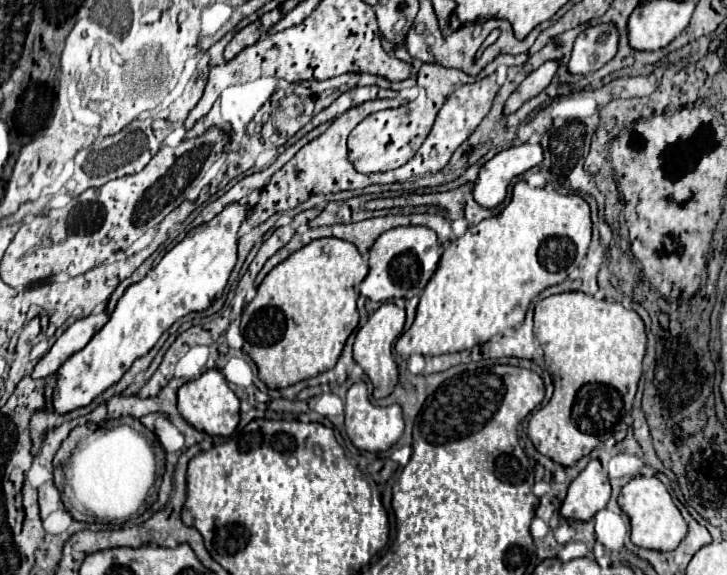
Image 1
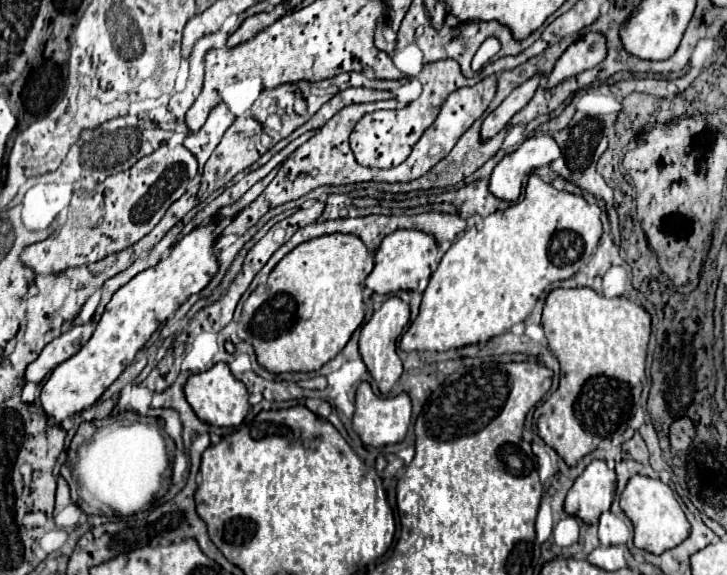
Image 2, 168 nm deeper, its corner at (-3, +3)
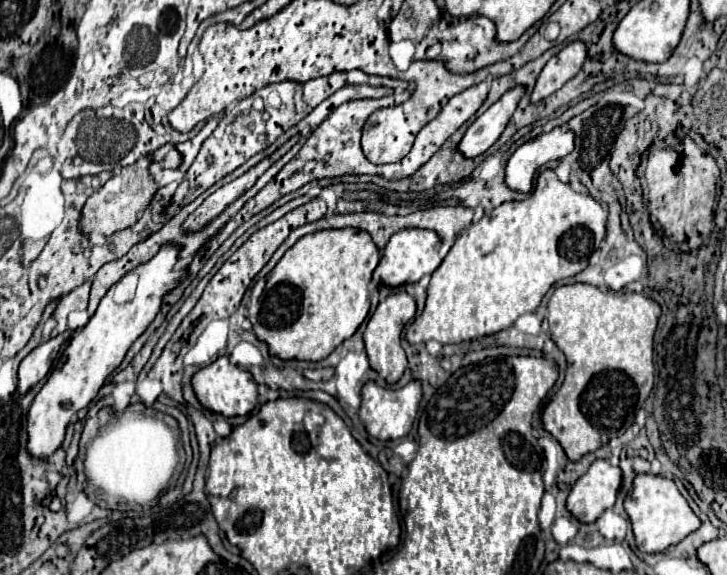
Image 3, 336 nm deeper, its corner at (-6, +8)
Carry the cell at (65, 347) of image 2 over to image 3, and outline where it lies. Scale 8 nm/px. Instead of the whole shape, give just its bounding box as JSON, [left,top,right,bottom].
[17,330,73,392]

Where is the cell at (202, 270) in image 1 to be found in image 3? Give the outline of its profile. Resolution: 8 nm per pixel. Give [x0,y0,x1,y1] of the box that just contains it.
[29,244,187,458]

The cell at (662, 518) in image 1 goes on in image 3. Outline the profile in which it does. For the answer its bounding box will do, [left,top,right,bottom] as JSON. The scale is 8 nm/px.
[623,474,701,552]

